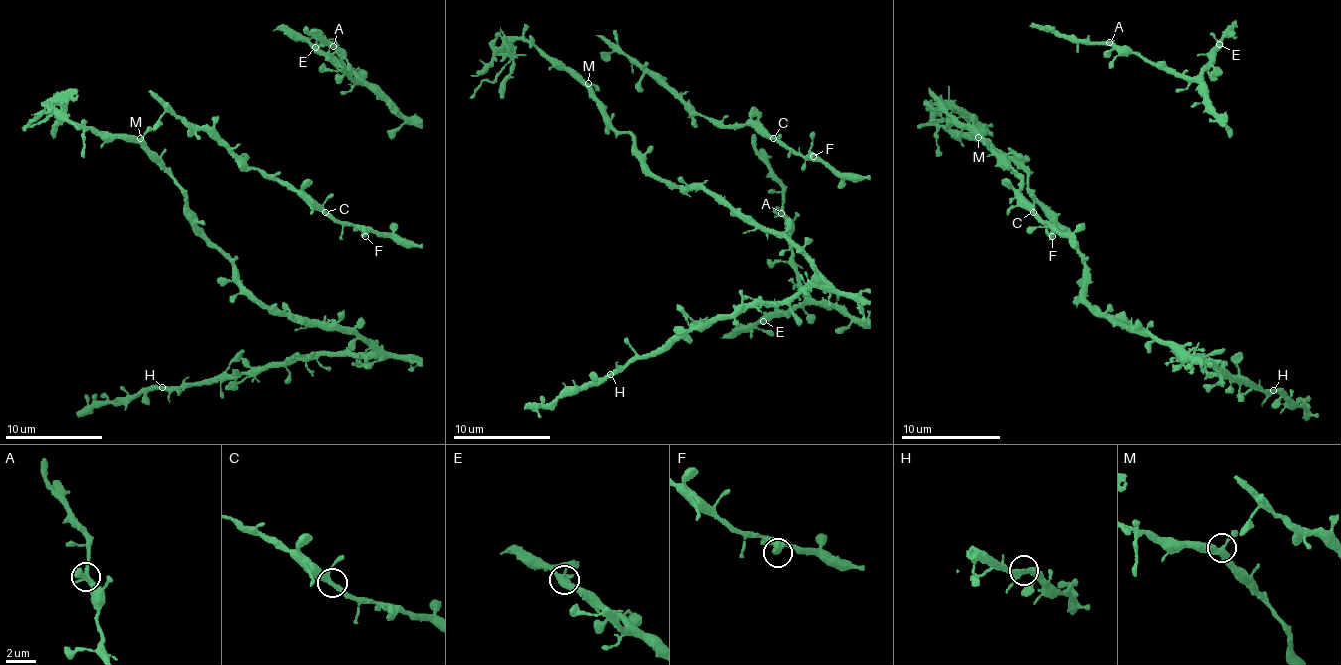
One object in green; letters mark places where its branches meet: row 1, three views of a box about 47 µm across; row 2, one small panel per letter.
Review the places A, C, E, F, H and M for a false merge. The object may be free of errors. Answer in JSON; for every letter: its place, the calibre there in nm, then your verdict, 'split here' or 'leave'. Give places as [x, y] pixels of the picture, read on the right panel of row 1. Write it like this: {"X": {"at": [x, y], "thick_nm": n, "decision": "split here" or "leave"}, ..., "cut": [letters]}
{"A": {"at": [1109, 42], "thick_nm": 280, "decision": "leave"}, "C": {"at": [1033, 212], "thick_nm": 320, "decision": "leave"}, "E": {"at": [1219, 44], "thick_nm": 420, "decision": "leave"}, "F": {"at": [1052, 236], "thick_nm": 340, "decision": "leave"}, "H": {"at": [1273, 390], "thick_nm": 280, "decision": "leave"}, "M": {"at": [978, 137], "thick_nm": 360, "decision": "leave"}, "cut": []}

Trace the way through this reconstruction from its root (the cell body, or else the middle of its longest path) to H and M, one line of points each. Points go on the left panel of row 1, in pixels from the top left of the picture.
H: (187, 197), (187, 219), (257, 299), (297, 319), (348, 326), (367, 348), (162, 387)
M: (187, 197), (177, 180), (145, 148), (140, 138)

